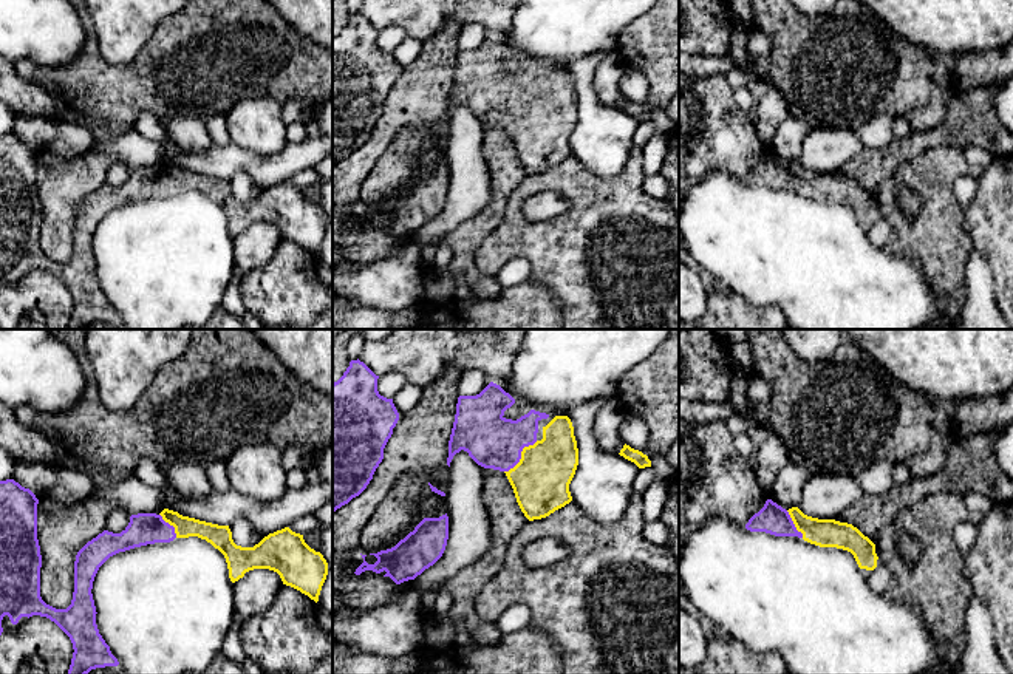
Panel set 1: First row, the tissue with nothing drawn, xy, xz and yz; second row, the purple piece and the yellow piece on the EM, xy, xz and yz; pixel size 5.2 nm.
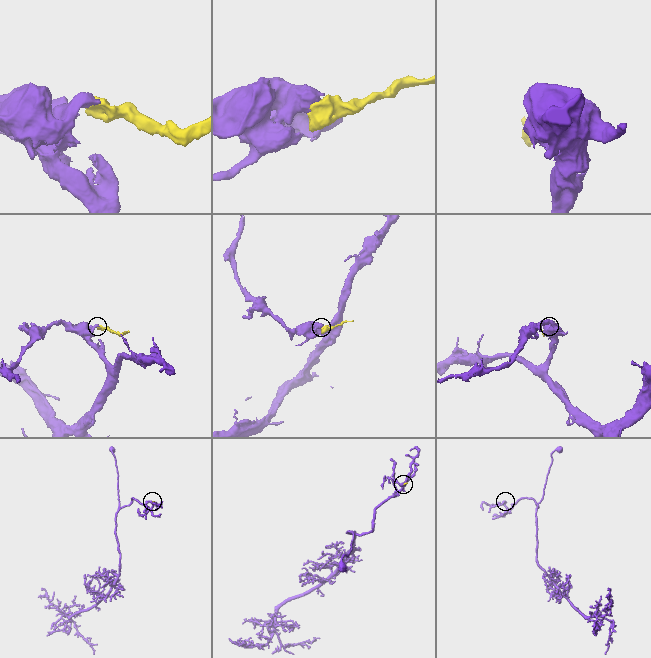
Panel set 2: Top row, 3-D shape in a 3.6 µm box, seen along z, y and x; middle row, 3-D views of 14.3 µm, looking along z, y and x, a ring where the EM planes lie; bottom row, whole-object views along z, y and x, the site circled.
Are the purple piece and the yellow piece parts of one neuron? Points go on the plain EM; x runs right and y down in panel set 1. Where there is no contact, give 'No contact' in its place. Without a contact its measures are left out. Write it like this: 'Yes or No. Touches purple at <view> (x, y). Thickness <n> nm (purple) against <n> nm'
Yes. Touches purple at xz (520, 108). Thickness 280 nm (purple) against 300 nm

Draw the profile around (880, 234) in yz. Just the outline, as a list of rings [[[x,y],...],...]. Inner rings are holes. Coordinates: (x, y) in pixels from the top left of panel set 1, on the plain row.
[[[880,216],[869,229],[868,229],[869,241],[877,247],[888,247],[892,241],[892,229],[889,223]]]

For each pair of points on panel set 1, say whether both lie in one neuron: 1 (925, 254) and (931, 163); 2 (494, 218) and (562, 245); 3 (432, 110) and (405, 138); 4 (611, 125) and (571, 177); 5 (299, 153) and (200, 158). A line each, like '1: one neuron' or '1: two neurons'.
1: one neuron
2: two neurons
3: two neurons
4: two neurons
5: one neuron

